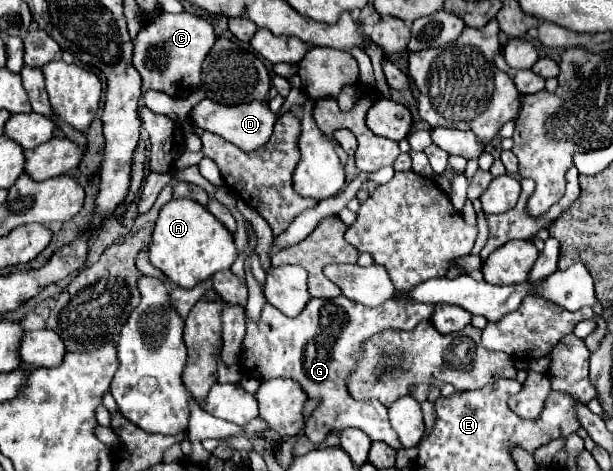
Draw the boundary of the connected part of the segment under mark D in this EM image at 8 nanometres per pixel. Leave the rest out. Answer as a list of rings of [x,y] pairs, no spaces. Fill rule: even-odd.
[[[204,98],[190,110],[190,122],[202,130],[222,136],[224,140],[232,142],[234,146],[242,148],[244,152],[252,152],[252,150],[260,148],[262,144],[266,144],[268,138],[272,136],[276,114],[270,112],[270,108],[258,100],[248,102],[248,104],[238,104],[238,106],[224,106],[224,104]]]

